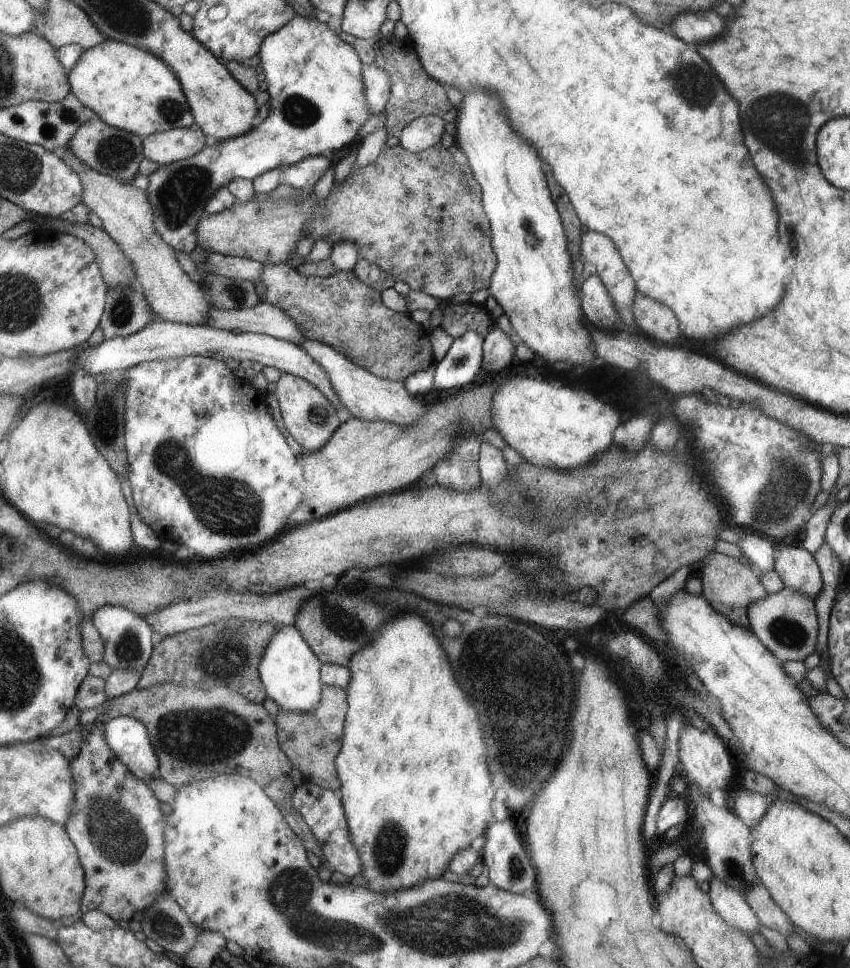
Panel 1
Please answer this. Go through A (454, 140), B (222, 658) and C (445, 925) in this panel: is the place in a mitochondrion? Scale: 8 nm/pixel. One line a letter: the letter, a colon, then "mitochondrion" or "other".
A: other
B: mitochondrion
C: mitochondrion

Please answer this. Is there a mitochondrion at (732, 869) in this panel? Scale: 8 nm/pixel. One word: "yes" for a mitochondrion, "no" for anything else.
yes

